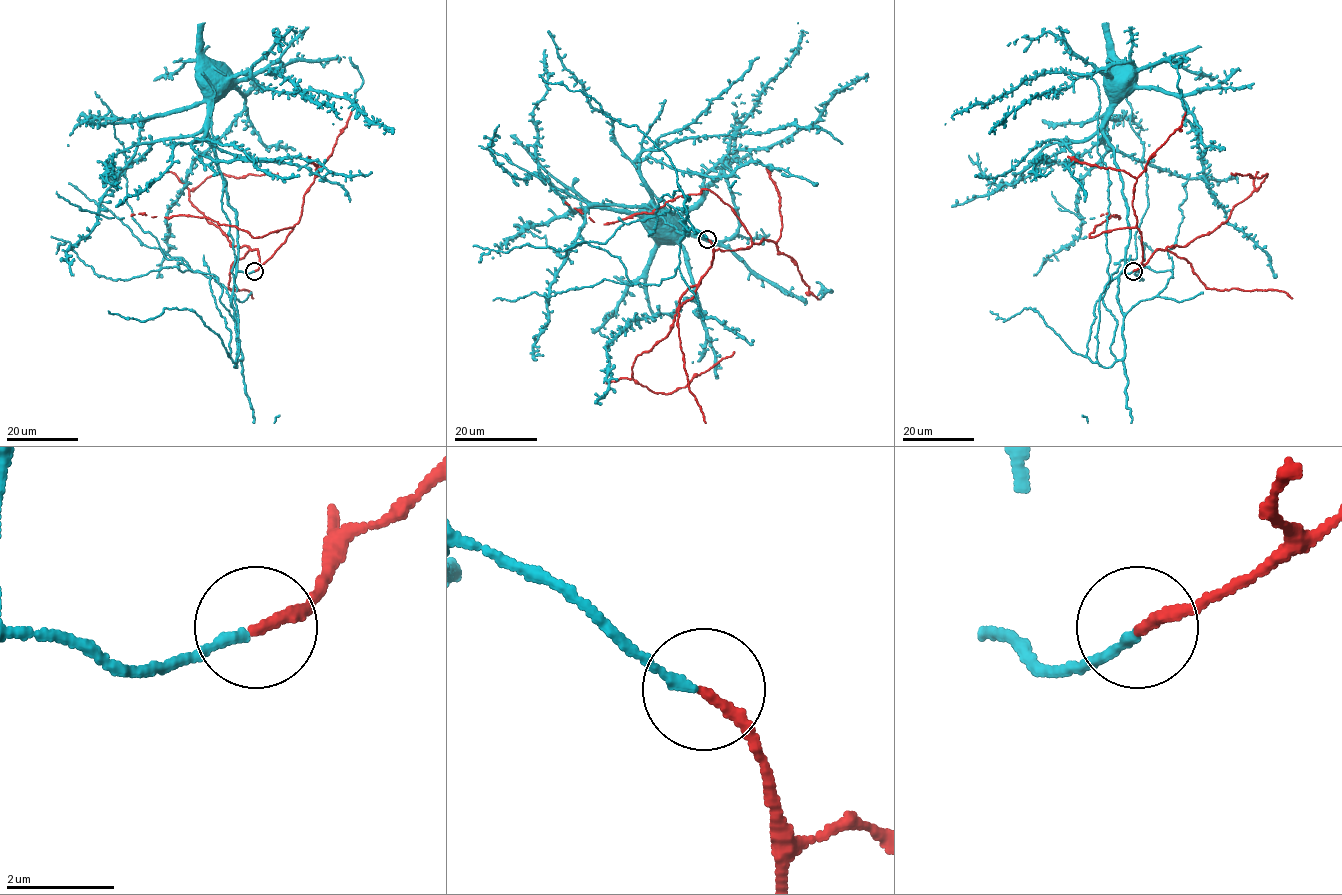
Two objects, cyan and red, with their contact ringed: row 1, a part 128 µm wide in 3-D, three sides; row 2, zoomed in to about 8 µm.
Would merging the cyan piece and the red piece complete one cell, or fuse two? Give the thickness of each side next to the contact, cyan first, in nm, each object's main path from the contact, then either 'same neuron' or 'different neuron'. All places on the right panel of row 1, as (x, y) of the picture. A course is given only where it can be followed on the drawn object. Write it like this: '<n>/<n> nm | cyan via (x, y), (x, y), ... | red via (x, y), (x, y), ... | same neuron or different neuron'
180/190 nm | cyan via (1132, 270), (1123, 269), (1130, 239), (1127, 204), (1114, 150), (1104, 132), (1110, 101), (1106, 77), (1111, 76) | red via (1132, 270), (1159, 249), (1187, 245), (1212, 232), (1267, 173), (1260, 178), (1230, 173) | same neuron

